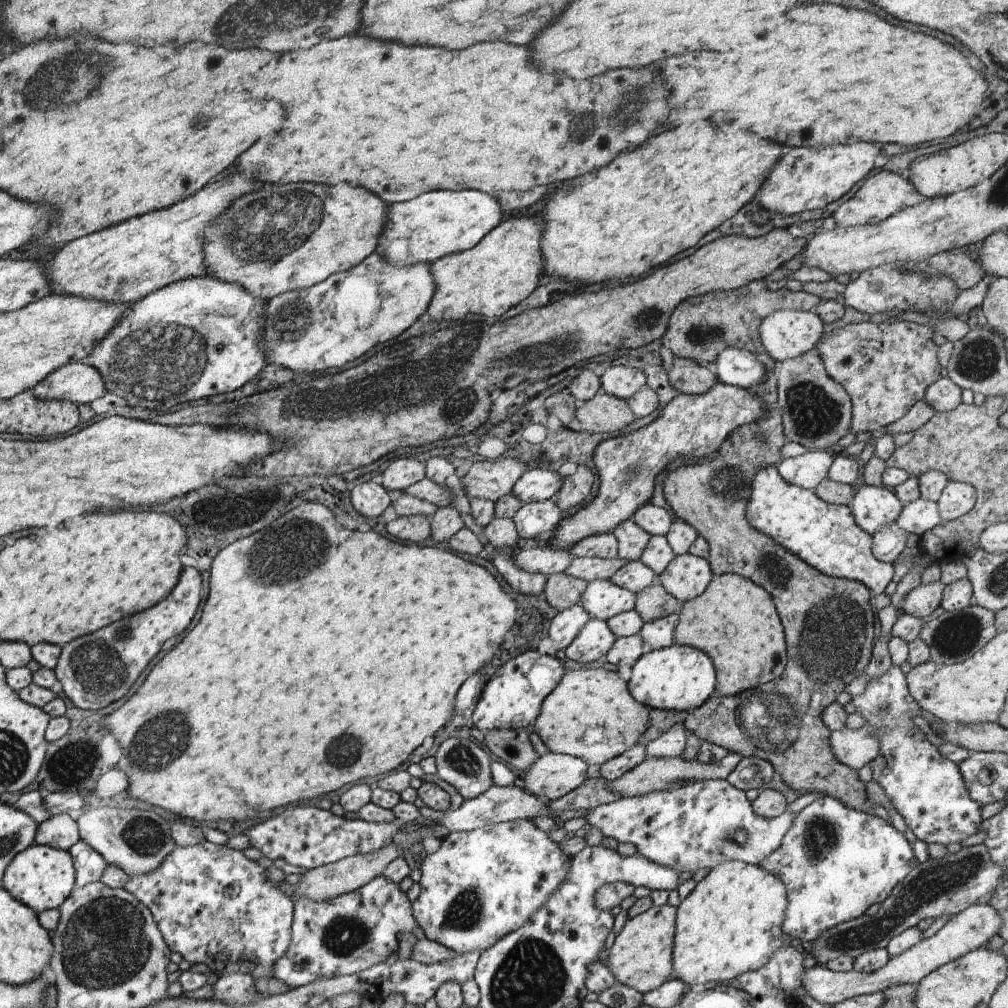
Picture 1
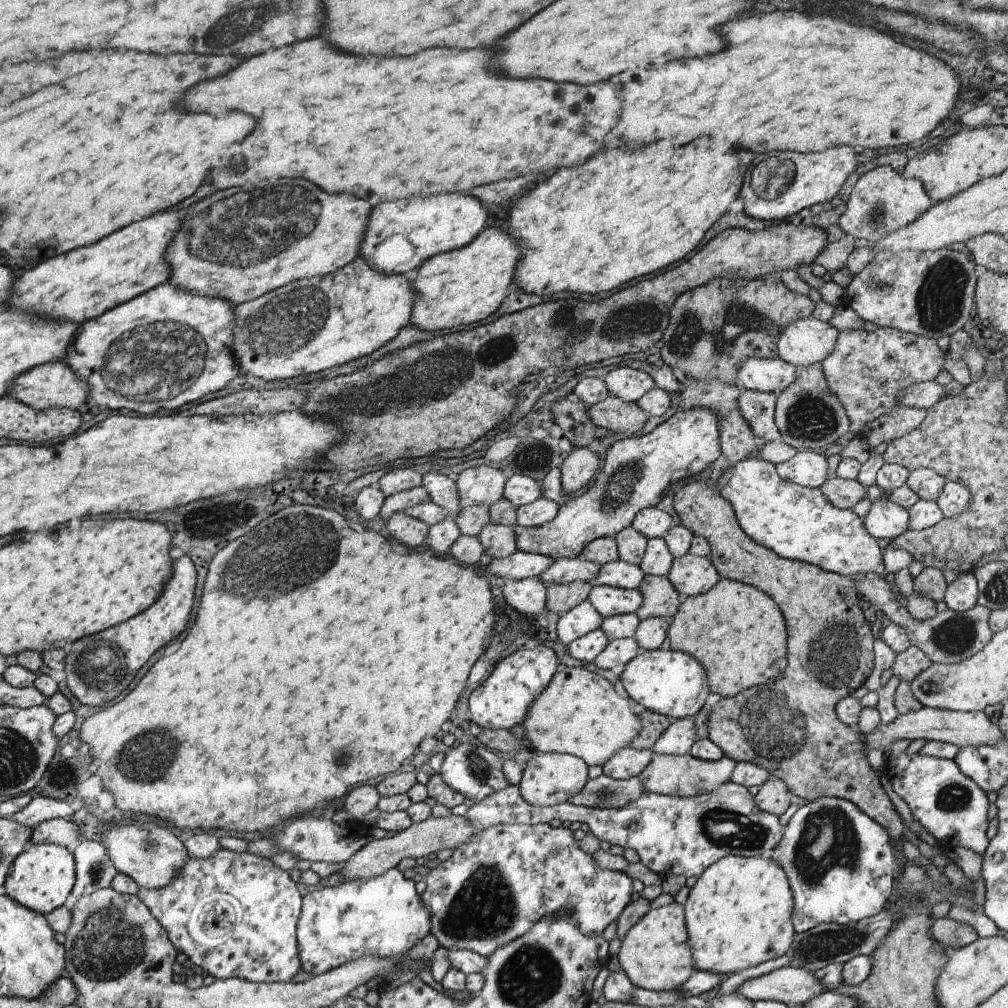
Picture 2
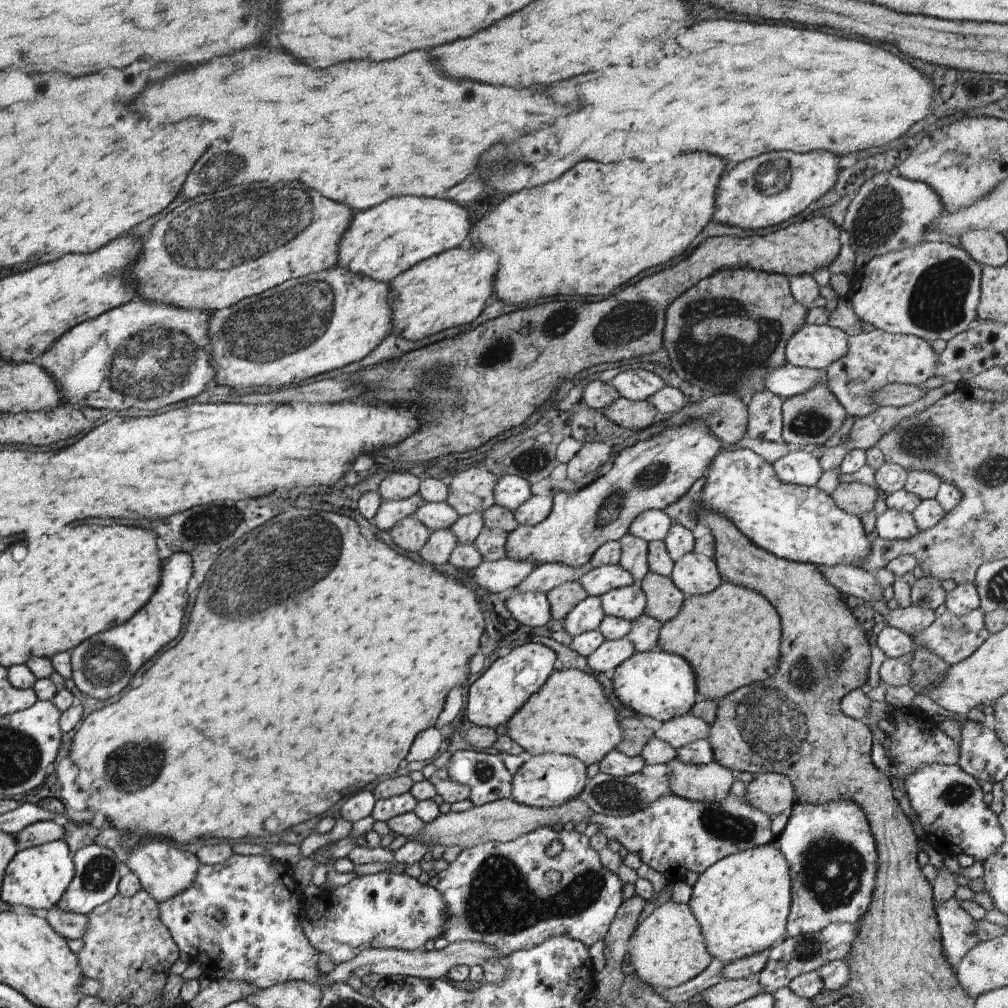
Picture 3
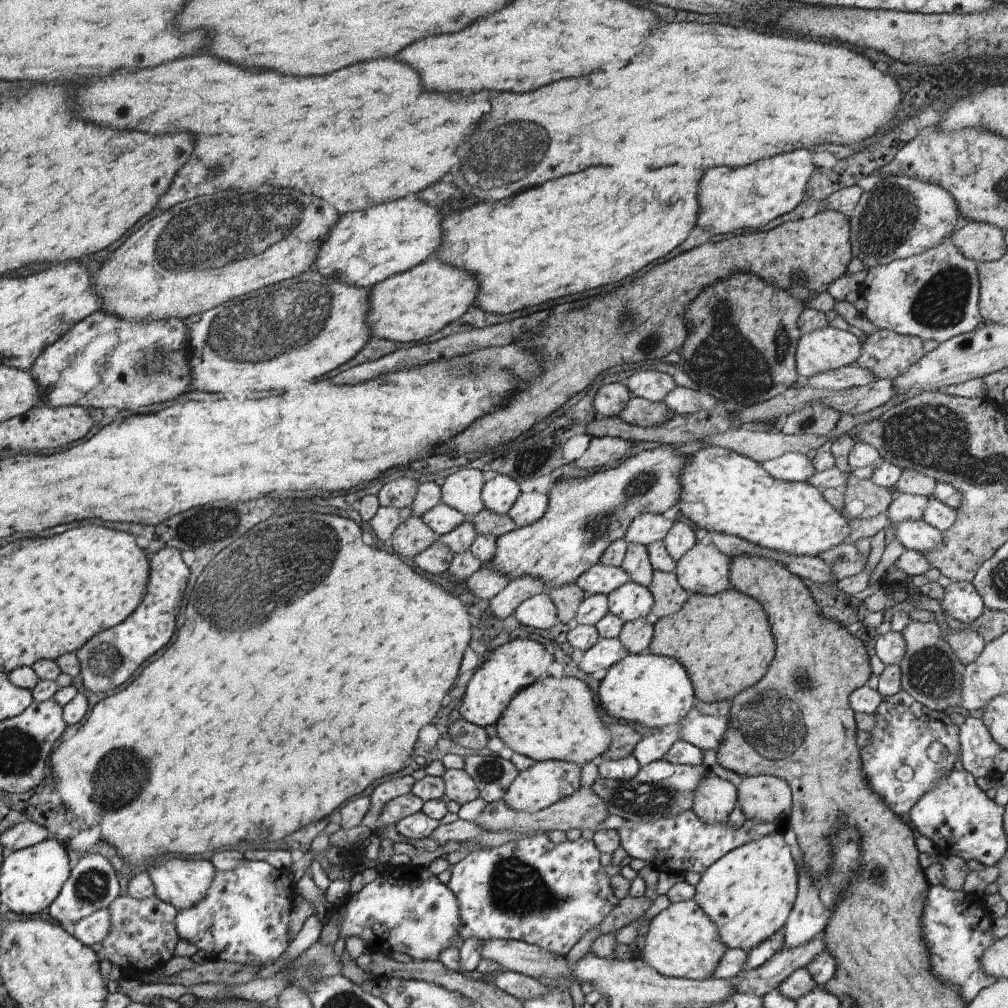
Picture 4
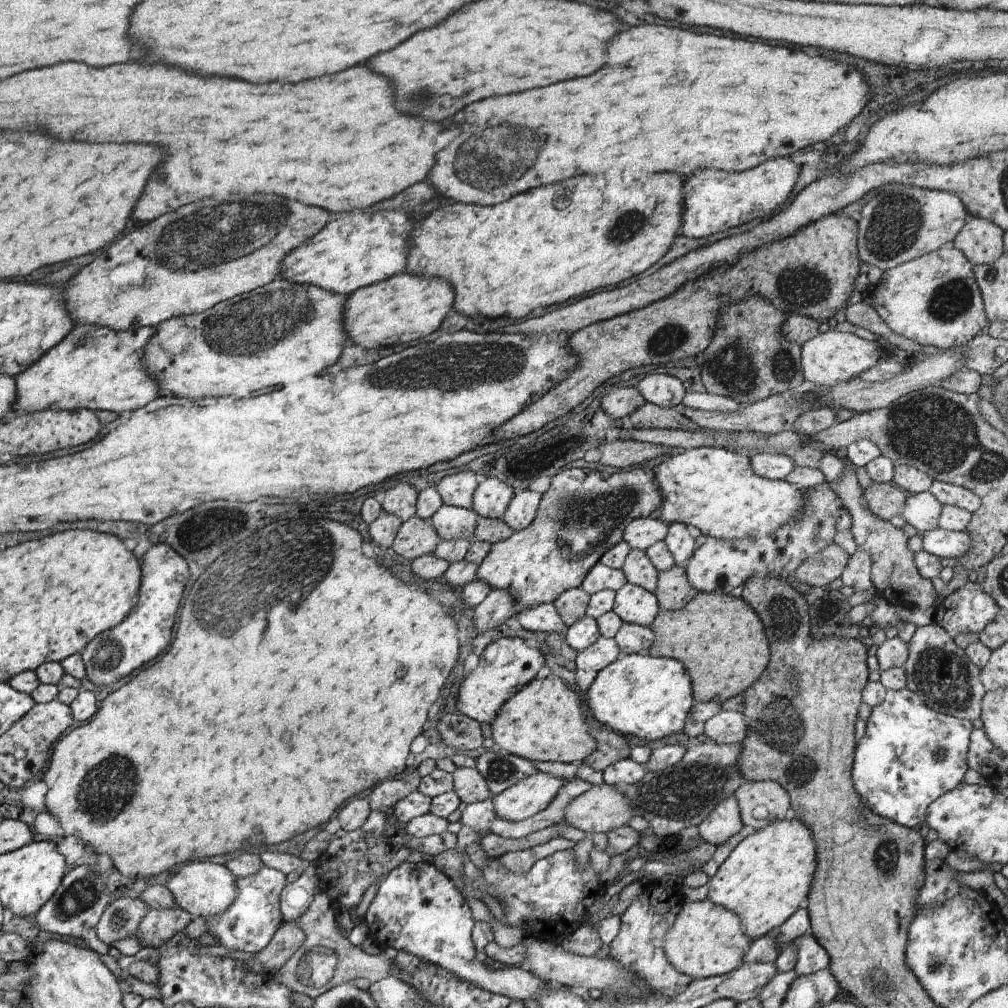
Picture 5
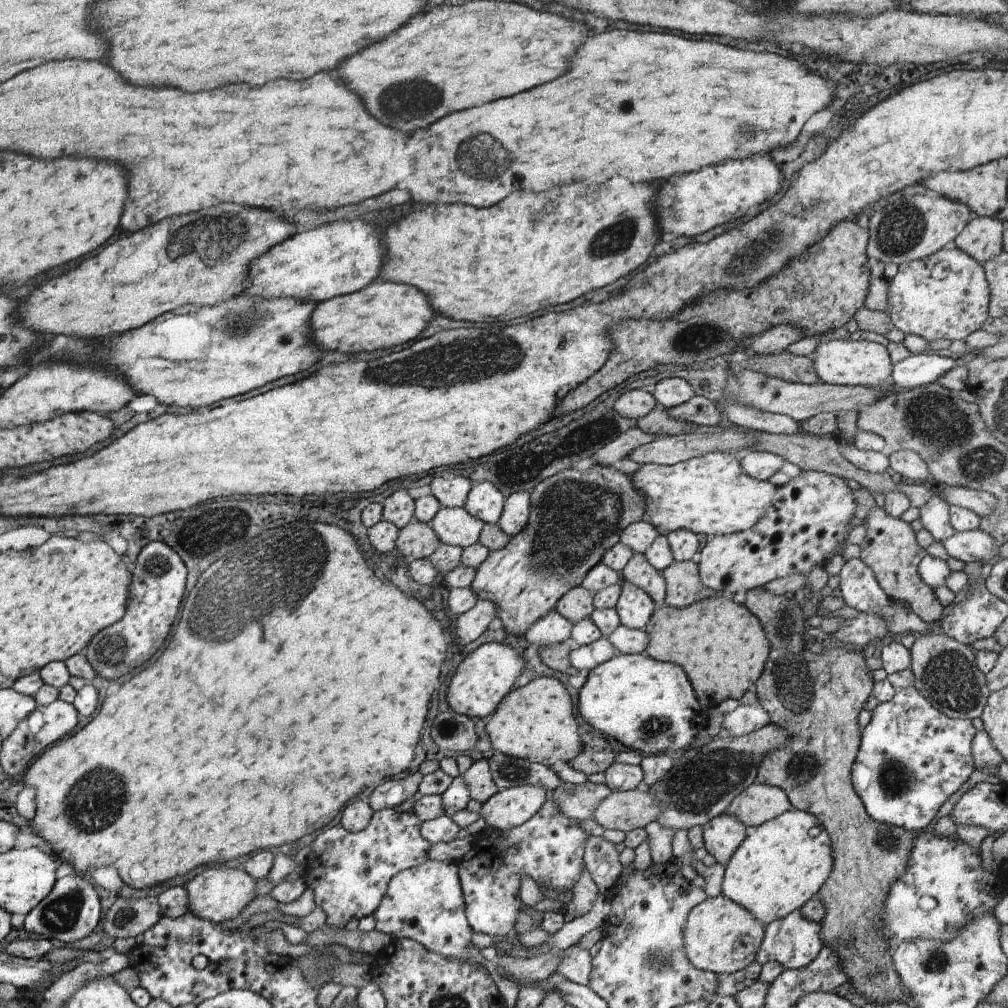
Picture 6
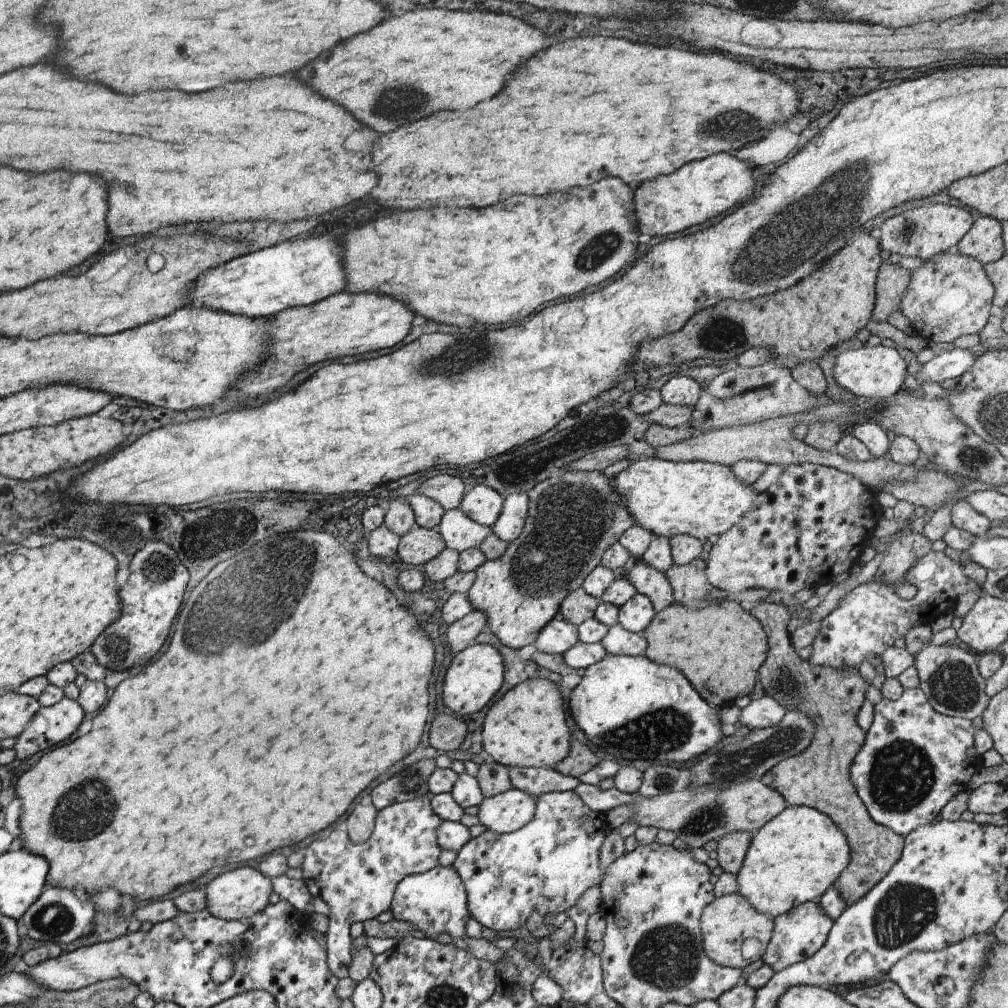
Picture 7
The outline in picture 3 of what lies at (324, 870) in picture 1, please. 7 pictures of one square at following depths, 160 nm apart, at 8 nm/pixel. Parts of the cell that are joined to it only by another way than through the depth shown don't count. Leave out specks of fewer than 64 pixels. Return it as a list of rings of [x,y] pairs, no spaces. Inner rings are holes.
[[[509,796],[482,805],[474,805],[469,810],[460,813],[449,811],[446,814],[440,814],[433,822],[426,823],[417,837],[411,839],[421,839],[428,846],[429,851],[434,844],[443,844],[443,846],[455,844],[464,849],[485,841],[504,843],[541,827],[550,828],[553,824],[565,824],[567,821],[577,824],[581,820],[588,822],[591,814],[593,812],[585,801],[577,797],[556,807],[535,808],[519,804]]]

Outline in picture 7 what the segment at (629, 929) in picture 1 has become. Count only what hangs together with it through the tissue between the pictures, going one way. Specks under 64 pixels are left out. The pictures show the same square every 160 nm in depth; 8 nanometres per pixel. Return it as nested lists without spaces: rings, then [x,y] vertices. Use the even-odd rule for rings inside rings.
[[[737,892],[714,898],[703,908],[700,916],[701,940],[705,954],[718,965],[742,969],[761,958],[771,938],[772,920],[769,915],[753,908]]]

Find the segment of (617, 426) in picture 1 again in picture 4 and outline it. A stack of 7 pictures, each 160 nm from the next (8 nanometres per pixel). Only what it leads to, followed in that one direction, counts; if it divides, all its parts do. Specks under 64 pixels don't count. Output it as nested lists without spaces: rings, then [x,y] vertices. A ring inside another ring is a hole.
[[[631,396],[619,418],[627,424],[652,427],[668,421],[675,413],[661,402],[649,402],[641,397]]]

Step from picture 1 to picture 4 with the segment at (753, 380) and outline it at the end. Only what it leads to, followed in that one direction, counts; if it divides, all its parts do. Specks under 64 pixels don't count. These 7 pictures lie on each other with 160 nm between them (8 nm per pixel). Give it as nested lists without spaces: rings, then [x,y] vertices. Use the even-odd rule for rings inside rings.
[[[852,363],[838,370],[827,370],[827,372],[809,376],[805,380],[805,385],[803,387],[813,388],[813,390],[837,392],[849,388],[865,386],[865,384],[876,380],[876,378],[871,376],[869,370],[857,368],[857,366],[853,366]]]

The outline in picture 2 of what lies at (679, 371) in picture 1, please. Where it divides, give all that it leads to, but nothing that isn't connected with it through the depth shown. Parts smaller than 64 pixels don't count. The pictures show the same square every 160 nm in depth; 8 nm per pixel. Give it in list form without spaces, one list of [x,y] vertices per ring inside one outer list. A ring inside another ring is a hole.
[[[689,377],[678,380],[683,385],[679,393],[683,397],[683,404],[681,404],[683,409],[695,407],[709,409],[716,415],[719,451],[725,458],[723,467],[719,471],[712,470],[710,476],[704,476],[703,479],[686,484],[677,490],[674,494],[673,506],[678,520],[694,536],[703,537],[708,541],[710,551],[707,557],[721,579],[731,579],[754,586],[775,601],[784,618],[787,633],[786,665],[782,675],[756,689],[749,687],[735,696],[721,697],[717,700],[710,711],[706,712],[709,718],[708,739],[722,750],[723,756],[736,763],[755,763],[763,766],[769,776],[780,778],[785,782],[793,796],[805,798],[807,801],[819,797],[839,797],[850,800],[886,832],[894,850],[902,854],[902,844],[905,841],[903,833],[908,828],[901,821],[889,796],[881,787],[877,779],[879,773],[872,771],[865,759],[864,736],[841,722],[834,711],[839,700],[862,686],[873,668],[871,644],[874,639],[863,617],[863,611],[857,605],[862,598],[857,594],[854,582],[849,576],[827,572],[803,561],[781,558],[772,550],[751,540],[741,530],[731,505],[719,494],[716,480],[726,468],[734,466],[737,461],[745,457],[758,456],[759,447],[765,441],[753,436],[749,425],[741,416],[737,406],[737,398],[740,394],[736,386],[718,380],[698,381]]]

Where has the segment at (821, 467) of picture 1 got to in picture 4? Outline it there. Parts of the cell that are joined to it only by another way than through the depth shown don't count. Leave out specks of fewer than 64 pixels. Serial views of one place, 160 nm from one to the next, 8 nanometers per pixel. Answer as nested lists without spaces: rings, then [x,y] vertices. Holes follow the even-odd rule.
[[[783,453],[780,457],[760,462],[760,465],[773,478],[784,481],[806,482],[806,478],[815,474],[815,468],[804,453]]]

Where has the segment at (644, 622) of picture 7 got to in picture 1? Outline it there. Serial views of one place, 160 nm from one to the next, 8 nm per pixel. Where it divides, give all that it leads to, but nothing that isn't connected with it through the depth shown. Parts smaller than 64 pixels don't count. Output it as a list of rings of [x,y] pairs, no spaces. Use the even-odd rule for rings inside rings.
[[[595,579],[586,583],[578,604],[590,619],[607,621],[613,616],[635,608],[636,595],[613,584],[611,580]]]

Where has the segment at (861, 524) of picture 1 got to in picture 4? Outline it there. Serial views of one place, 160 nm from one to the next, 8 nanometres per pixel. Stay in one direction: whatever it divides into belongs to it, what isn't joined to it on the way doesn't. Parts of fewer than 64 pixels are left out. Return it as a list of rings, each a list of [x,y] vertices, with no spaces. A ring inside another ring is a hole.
[[[905,520],[894,524],[895,539],[905,549],[929,552],[941,548],[941,532],[920,520]]]

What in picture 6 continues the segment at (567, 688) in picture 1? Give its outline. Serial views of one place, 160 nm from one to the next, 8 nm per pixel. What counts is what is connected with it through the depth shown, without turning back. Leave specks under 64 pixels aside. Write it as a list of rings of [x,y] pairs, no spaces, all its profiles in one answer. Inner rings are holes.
[[[535,677],[527,684],[508,692],[485,719],[484,730],[491,747],[508,757],[525,759],[551,767],[555,762],[568,763],[581,750],[575,718],[567,690],[555,677]]]

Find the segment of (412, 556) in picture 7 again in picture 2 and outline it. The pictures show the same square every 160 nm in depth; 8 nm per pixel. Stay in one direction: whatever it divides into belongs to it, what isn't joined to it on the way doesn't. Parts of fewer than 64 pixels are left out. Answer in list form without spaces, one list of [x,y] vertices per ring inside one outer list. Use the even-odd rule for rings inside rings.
[[[405,512],[391,516],[384,525],[391,538],[395,538],[397,542],[405,544],[408,548],[423,545],[429,527],[424,521],[414,519]]]

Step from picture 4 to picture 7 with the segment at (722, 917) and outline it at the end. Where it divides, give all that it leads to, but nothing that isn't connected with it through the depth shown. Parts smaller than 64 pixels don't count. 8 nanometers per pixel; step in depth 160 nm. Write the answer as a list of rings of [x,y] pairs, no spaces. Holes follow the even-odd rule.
[[[786,805],[750,840],[736,876],[737,890],[749,904],[772,919],[805,901],[818,901],[847,866],[850,847],[837,825],[822,812]]]

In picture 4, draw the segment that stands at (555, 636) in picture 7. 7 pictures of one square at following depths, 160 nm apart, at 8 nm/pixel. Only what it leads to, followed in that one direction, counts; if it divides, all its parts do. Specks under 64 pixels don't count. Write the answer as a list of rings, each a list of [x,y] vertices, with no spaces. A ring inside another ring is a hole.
[[[547,592],[532,596],[521,602],[515,608],[512,617],[515,617],[520,625],[529,626],[537,631],[551,629],[558,623],[555,606]]]

